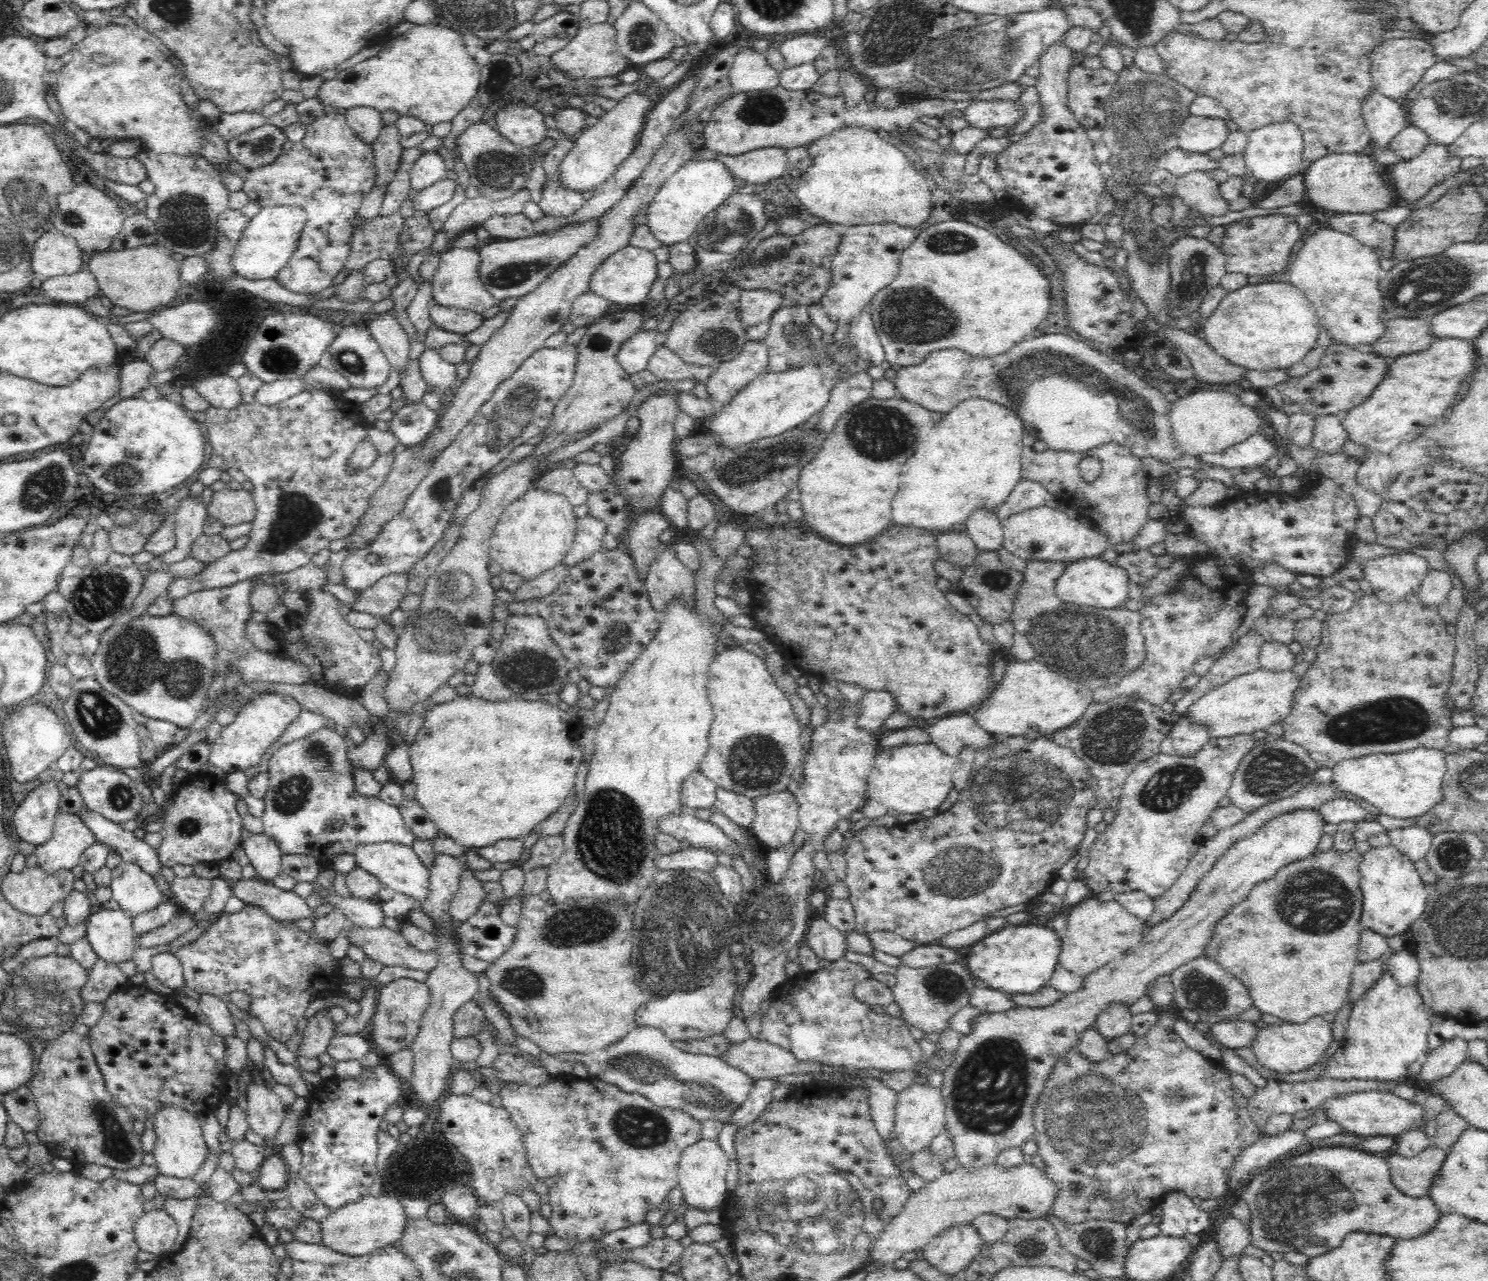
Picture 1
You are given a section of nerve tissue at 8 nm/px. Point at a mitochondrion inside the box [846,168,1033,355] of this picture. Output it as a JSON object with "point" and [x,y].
{"point":[912,315]}

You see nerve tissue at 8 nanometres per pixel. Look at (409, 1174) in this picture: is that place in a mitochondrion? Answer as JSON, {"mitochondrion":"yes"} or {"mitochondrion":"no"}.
{"mitochondrion":"no"}

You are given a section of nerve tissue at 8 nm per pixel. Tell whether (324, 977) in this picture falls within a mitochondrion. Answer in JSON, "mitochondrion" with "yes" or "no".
{"mitochondrion":"no"}

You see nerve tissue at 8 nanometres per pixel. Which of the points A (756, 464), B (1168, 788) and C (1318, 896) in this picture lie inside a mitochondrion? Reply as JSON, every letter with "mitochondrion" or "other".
{"A":"mitochondrion","B":"mitochondrion","C":"mitochondrion"}

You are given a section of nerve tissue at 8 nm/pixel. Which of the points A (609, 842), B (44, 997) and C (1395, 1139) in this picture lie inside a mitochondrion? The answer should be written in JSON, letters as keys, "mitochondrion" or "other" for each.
{"A":"mitochondrion","B":"mitochondrion","C":"other"}

